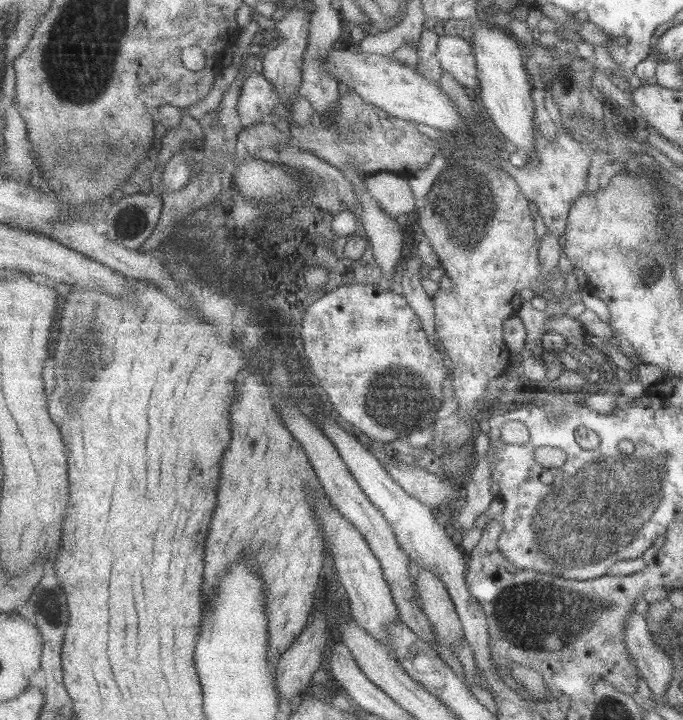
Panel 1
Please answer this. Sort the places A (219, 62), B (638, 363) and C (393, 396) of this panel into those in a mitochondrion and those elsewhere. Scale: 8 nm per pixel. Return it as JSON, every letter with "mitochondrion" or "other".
{"A":"other","B":"other","C":"mitochondrion"}

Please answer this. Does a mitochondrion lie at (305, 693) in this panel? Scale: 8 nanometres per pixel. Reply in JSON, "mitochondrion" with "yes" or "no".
{"mitochondrion":"no"}

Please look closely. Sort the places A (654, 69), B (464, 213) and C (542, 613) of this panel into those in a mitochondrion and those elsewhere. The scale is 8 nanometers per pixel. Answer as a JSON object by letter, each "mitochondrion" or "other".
{"A":"other","B":"mitochondrion","C":"mitochondrion"}

